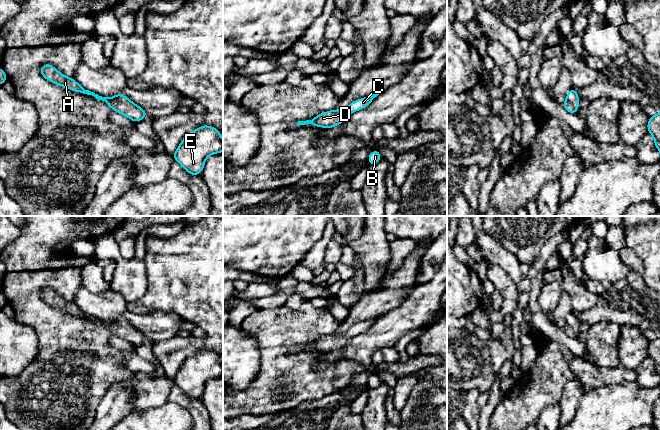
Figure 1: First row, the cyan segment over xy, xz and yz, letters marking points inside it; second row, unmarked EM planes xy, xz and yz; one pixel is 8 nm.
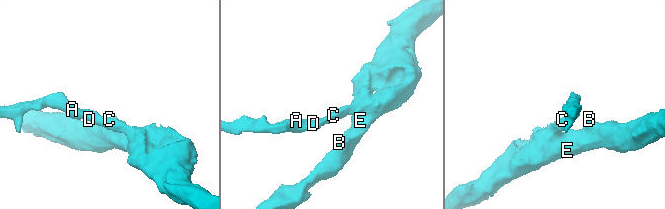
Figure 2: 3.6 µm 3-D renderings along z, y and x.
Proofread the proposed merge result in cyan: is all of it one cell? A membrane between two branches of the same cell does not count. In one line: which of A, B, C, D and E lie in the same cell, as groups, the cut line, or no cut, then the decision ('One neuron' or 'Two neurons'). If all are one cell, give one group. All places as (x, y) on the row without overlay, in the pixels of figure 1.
Groups: A B C D E. No split. One neuron

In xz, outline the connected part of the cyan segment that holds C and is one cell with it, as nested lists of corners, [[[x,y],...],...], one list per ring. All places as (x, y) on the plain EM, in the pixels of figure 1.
[[[376,316],[370,320],[355,324],[343,334],[334,333],[328,336],[323,336],[316,340],[314,343],[298,345],[297,349],[312,348],[316,351],[324,350],[325,353],[333,352],[334,350],[343,347],[349,338],[367,331],[379,318],[380,316]]]

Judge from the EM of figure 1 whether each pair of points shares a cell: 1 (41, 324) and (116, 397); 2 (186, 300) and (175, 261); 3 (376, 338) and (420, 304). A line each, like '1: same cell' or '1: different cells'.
1: different cells
2: same cell
3: same cell

